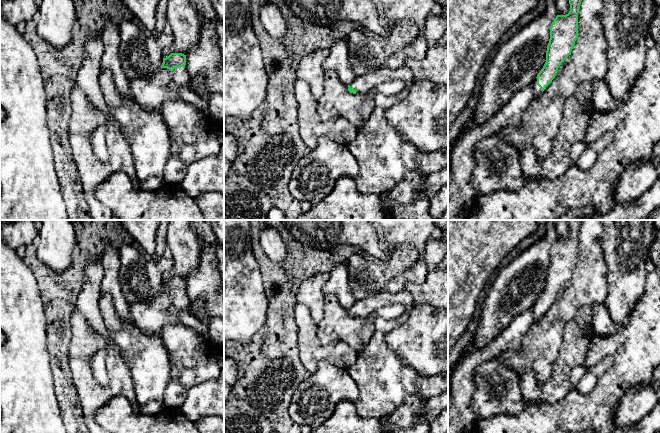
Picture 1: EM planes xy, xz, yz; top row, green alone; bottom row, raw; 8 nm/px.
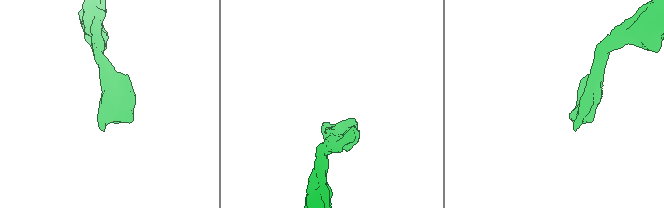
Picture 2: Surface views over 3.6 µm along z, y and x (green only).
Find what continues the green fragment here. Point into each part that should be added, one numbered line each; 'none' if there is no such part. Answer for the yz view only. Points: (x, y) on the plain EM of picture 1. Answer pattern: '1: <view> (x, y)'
1: yz (537, 315)

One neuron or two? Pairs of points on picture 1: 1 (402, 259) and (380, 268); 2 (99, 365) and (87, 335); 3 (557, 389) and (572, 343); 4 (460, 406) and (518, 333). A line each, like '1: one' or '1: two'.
1: one
2: two
3: one
4: one

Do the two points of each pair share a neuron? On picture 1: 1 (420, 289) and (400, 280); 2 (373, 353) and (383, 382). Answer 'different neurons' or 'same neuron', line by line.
1: different neurons
2: same neuron

